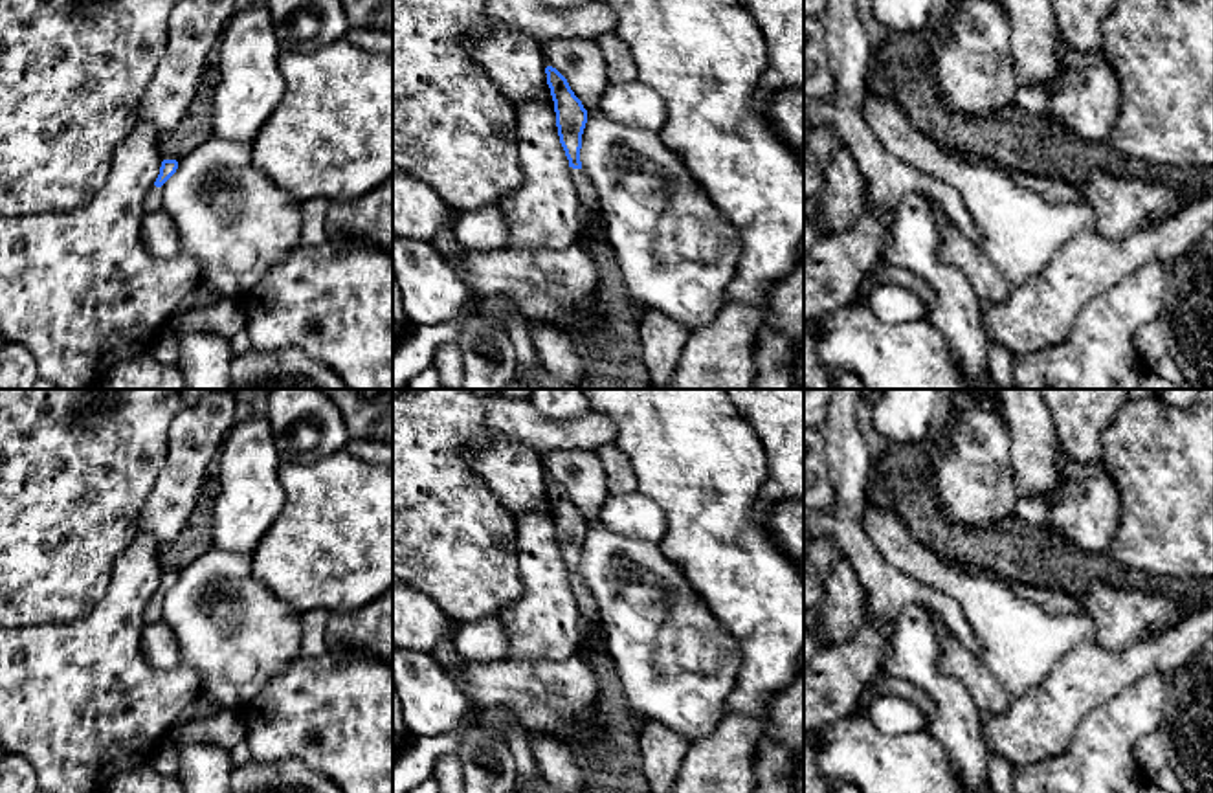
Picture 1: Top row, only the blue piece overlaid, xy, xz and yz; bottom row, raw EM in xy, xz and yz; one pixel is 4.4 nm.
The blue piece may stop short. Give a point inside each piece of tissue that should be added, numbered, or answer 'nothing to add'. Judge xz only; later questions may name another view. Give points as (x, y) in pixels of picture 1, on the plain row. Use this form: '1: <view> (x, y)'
1: xz (589, 625)

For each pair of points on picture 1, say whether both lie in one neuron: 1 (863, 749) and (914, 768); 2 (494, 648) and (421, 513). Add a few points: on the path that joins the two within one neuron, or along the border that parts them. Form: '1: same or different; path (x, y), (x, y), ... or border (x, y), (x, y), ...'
1: same; path (876, 755), (890, 768), (901, 768)
2: different; border (494, 615), (457, 625)

